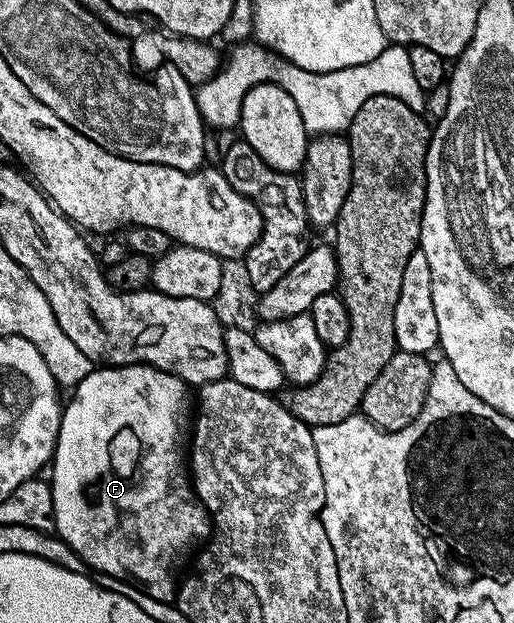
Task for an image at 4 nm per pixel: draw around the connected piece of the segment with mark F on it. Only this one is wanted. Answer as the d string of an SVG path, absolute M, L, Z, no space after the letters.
M134 363L131 367L99 366L84 377L77 387L73 388L70 404L67 402L62 409L62 420L58 430L58 440L54 446L52 468L54 476L48 482L52 489L54 502L54 531L57 538L67 543L80 558L86 562L87 568L99 575L111 575L122 583L130 583L161 603L170 603L175 598L180 586L178 570L191 562L192 556L207 542L212 531L212 519L206 507L198 500L194 491L192 476L188 470L187 451L192 439L192 391L179 375L161 371L155 367L147 367L144 363Z

